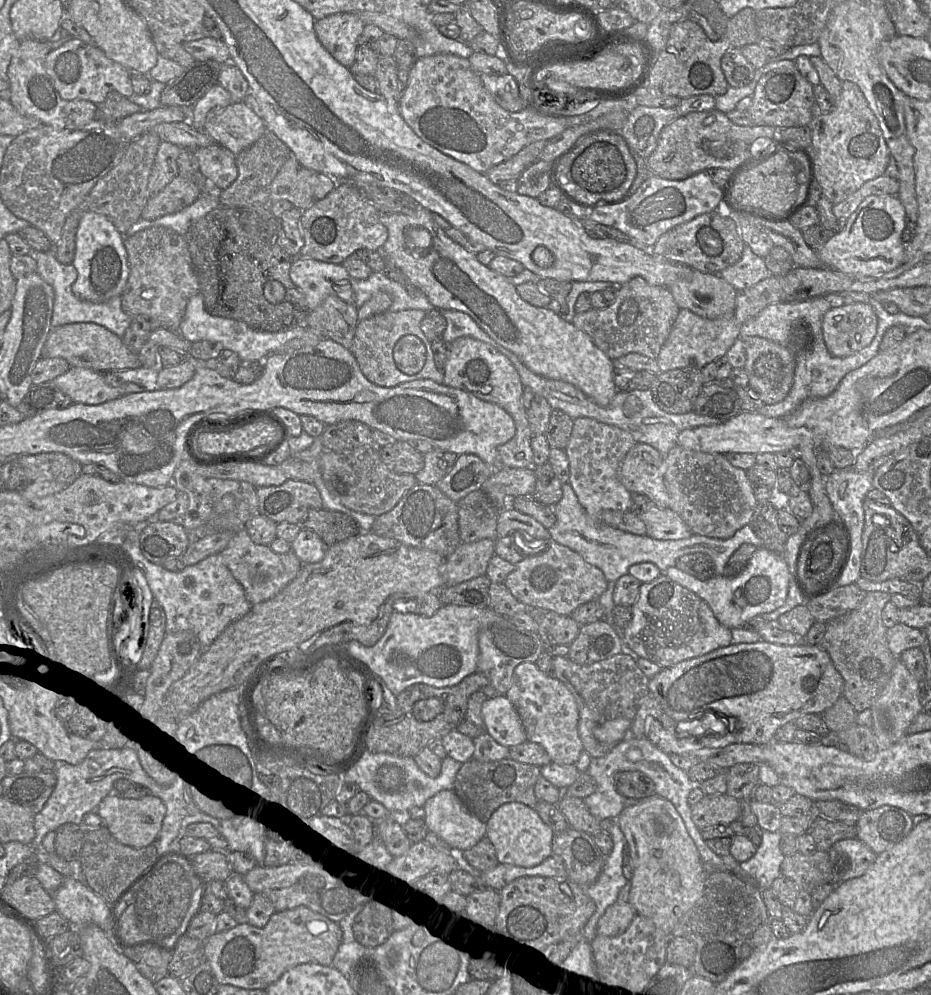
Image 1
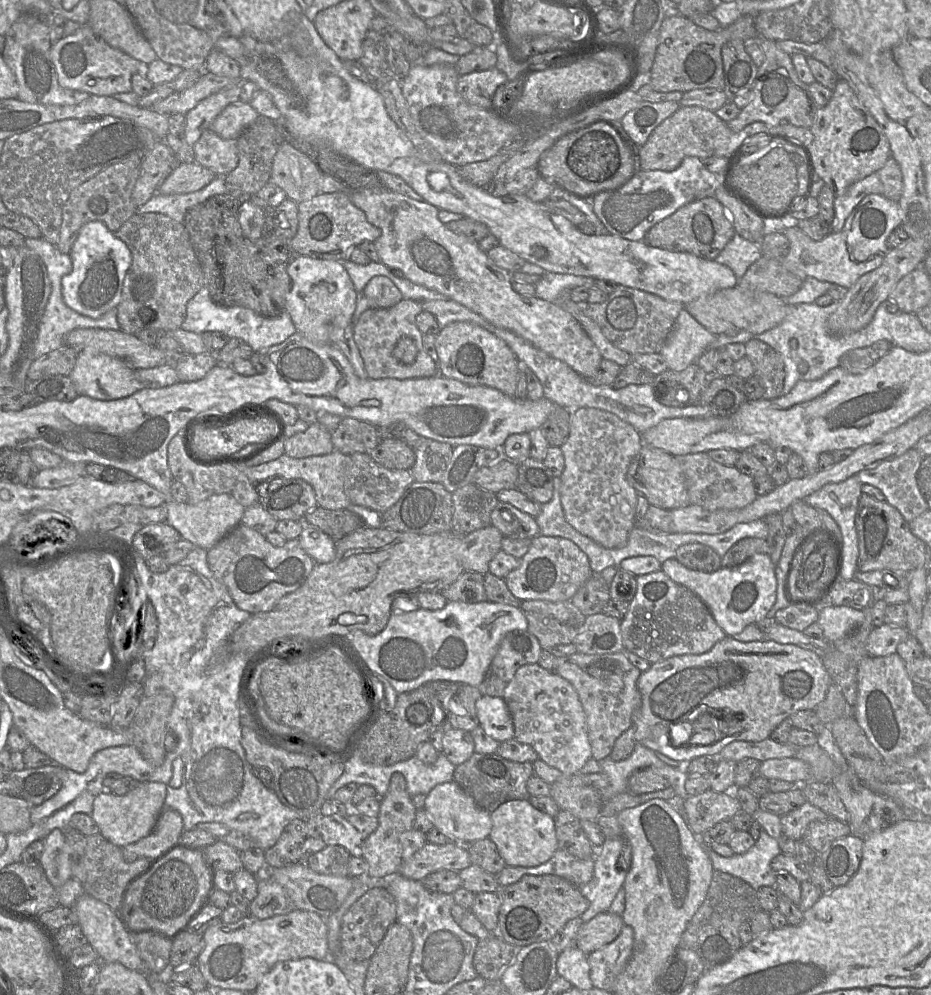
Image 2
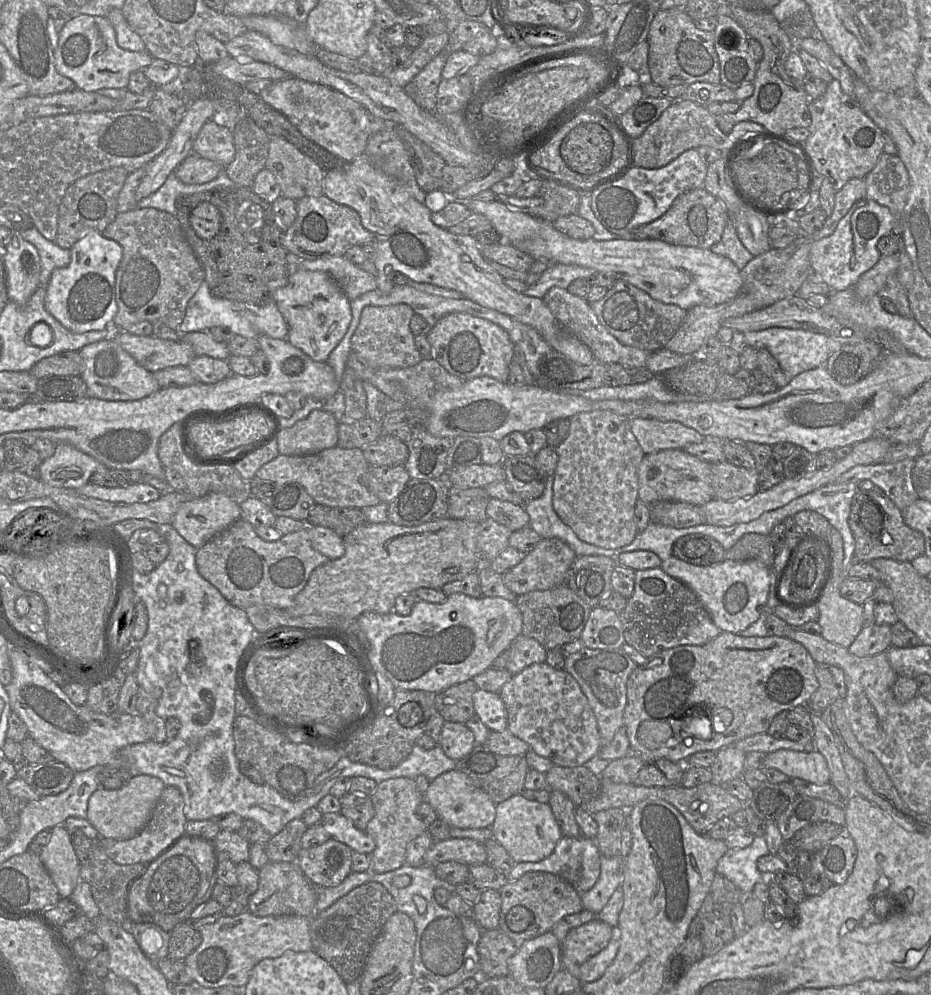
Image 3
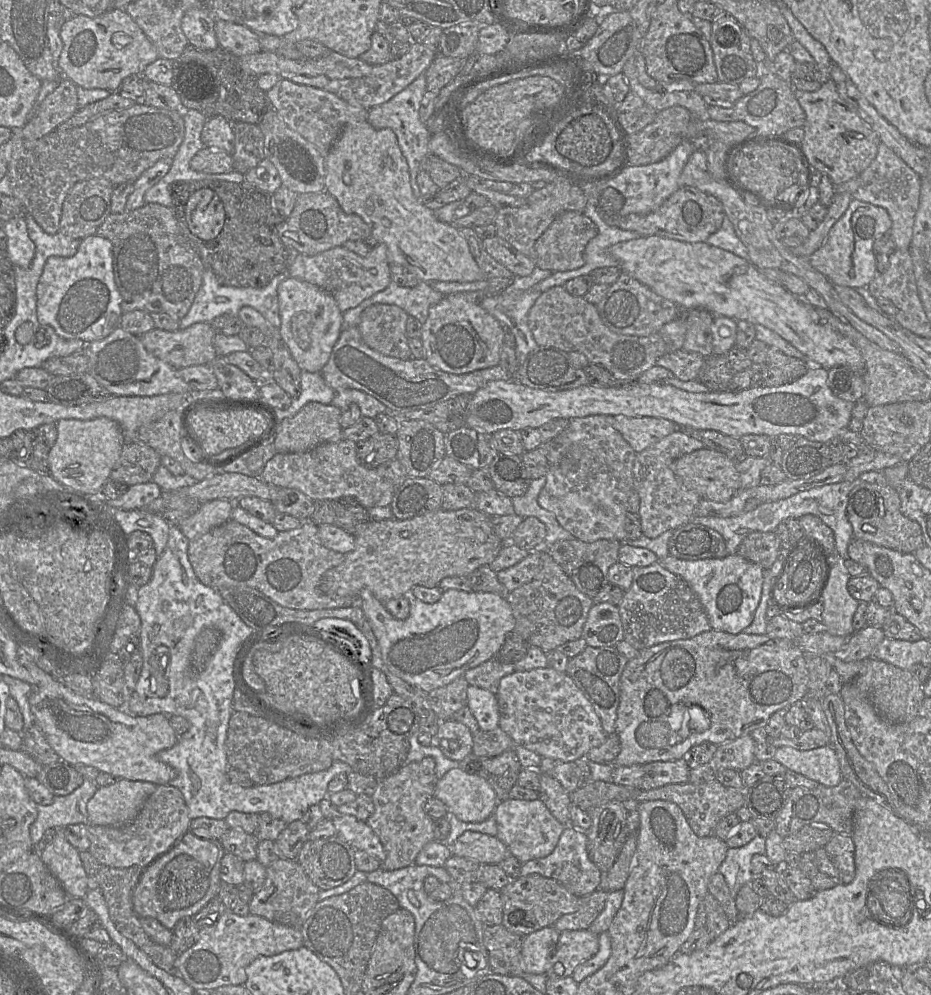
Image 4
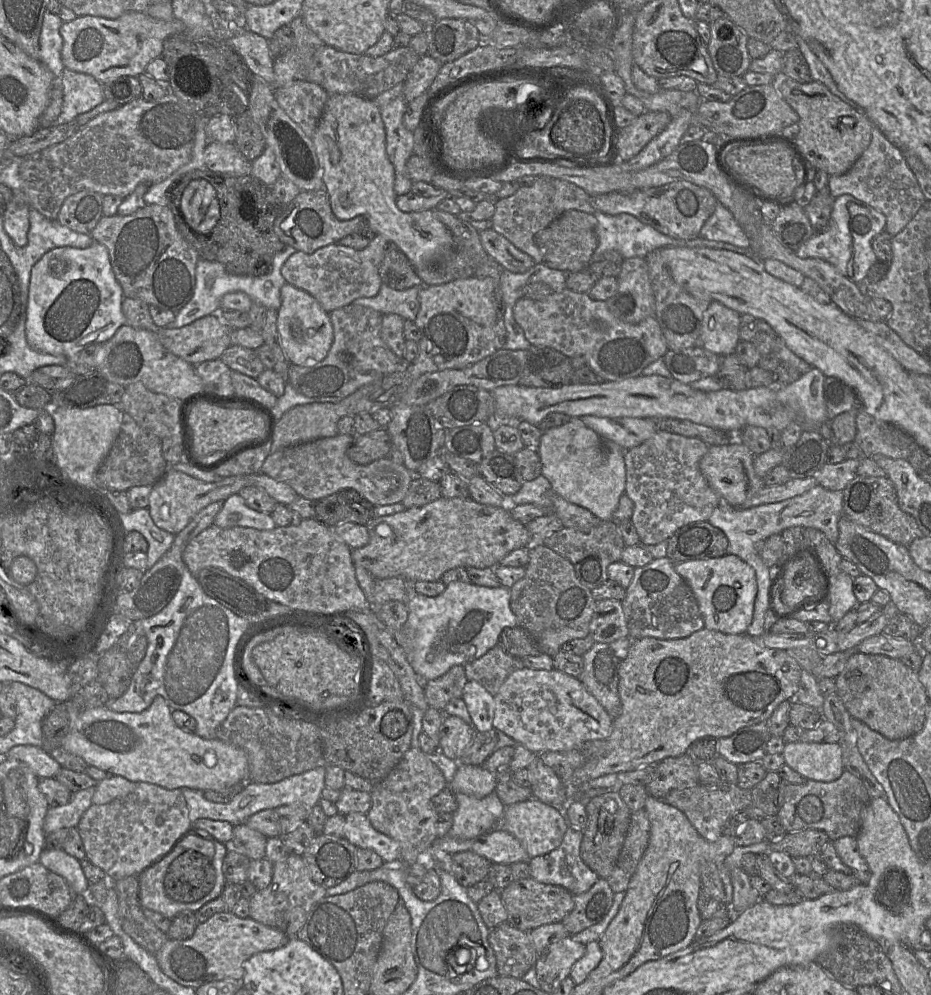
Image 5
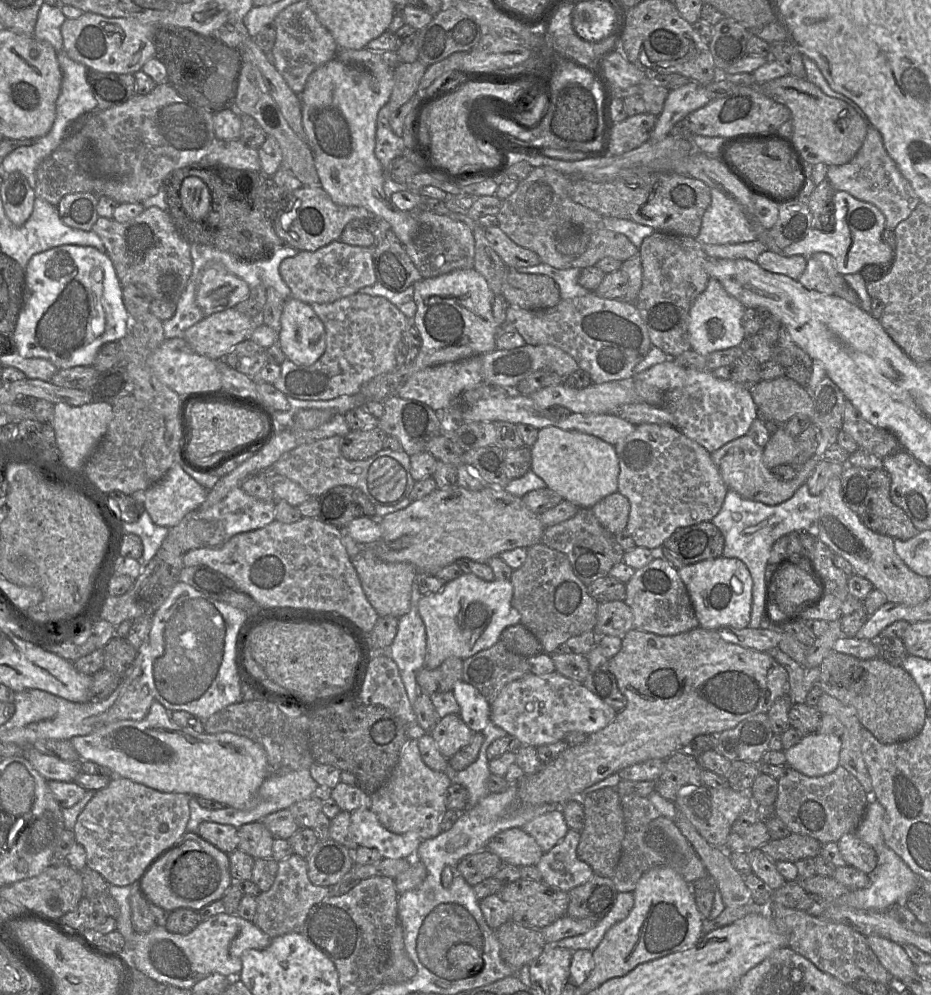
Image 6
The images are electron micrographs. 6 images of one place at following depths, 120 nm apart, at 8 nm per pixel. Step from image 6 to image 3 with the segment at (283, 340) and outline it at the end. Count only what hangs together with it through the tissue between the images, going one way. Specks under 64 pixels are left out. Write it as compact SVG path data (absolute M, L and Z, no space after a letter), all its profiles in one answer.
M292 270L287 285L274 293L274 301L288 325L287 340L314 361L326 362L352 318L351 301L341 287L326 272Z

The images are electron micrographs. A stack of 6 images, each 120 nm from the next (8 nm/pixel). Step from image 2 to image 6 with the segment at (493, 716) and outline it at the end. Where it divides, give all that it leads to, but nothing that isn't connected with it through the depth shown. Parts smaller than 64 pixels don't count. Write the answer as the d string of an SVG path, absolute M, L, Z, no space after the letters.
M457 681L452 693L459 704L459 716L474 732L482 732L490 720L490 704L472 685Z

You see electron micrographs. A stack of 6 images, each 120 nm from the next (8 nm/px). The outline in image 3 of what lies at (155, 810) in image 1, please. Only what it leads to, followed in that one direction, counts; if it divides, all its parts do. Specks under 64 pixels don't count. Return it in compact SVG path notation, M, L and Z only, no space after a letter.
M132 774L128 782L117 790L97 789L89 798L87 820L101 838L117 841L128 840L138 835L150 820L155 805L166 787L157 777Z

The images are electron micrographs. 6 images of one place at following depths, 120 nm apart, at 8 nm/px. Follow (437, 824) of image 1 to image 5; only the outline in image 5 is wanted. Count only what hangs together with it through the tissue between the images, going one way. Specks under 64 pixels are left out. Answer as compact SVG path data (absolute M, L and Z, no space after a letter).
M459 764L448 787L454 793L464 793L478 799L495 791L497 780L483 766Z

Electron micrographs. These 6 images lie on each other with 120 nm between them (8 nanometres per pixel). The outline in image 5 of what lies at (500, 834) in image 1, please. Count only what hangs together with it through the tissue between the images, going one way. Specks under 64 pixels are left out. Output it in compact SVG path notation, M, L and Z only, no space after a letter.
M536 798L505 806L501 828L515 836L530 858L547 854L558 848L569 828L569 823L560 809L556 809Z

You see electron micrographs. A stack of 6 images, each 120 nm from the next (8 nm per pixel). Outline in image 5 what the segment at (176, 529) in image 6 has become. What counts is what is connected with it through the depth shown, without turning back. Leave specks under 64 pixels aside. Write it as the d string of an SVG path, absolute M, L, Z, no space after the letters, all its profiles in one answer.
M238 493L230 495L222 502L213 524L220 528L241 526L258 530L271 530L277 526L271 514L250 508Z

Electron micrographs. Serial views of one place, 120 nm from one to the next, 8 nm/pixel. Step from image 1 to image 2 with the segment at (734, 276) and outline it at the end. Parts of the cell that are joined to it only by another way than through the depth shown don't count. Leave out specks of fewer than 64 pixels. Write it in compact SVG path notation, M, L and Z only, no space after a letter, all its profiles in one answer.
M736 233L731 241L716 257L715 261L719 264L729 267L734 272L737 279L740 280L744 276L748 268L762 256L761 243L750 242Z

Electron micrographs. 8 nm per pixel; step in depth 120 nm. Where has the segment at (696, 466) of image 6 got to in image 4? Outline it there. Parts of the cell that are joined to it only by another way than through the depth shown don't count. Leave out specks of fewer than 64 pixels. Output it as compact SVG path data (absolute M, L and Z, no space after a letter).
M678 429L637 453L633 468L634 490L640 497L638 514L641 519L643 535L648 538L657 538L665 531L675 530L692 522L696 516L696 507L702 498L680 482L673 471L673 463L680 456L704 447L705 445L700 440L688 435L683 429Z

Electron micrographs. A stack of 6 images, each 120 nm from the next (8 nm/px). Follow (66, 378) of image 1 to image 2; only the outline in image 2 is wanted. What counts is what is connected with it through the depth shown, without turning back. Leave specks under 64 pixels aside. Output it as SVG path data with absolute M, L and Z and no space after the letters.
M93 349L78 351L75 366L69 377L79 395L102 401L125 398L144 388L143 384L136 379L134 370L122 360Z

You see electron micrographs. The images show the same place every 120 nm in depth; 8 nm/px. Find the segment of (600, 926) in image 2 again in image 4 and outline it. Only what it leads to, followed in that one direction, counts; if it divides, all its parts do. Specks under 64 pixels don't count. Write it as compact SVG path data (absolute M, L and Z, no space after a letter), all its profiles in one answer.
M589 929L560 932L545 975L551 979L570 977L580 964L592 958L598 950L599 937Z

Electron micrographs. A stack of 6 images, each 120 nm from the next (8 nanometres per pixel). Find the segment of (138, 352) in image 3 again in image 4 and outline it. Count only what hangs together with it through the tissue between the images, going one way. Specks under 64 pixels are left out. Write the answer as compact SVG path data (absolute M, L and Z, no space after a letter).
M200 322L176 331L154 328L139 336L139 339L150 354L169 364L174 369L179 369L210 363L217 356L213 345L215 334L216 332L210 323Z

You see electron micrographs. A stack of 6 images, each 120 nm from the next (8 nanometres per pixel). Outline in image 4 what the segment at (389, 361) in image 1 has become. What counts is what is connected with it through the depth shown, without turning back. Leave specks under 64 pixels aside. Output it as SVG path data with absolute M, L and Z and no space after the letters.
M374 304L360 315L357 325L365 344L377 352L402 360L412 357L406 336L405 310L388 304Z

